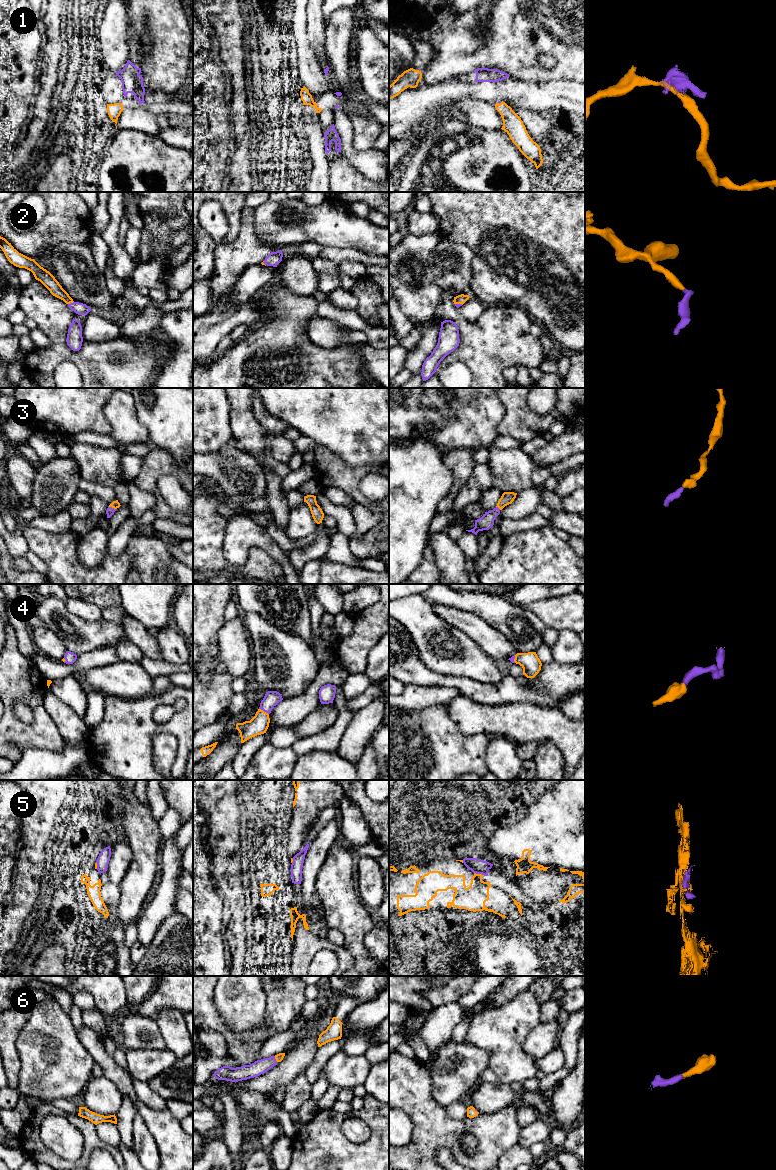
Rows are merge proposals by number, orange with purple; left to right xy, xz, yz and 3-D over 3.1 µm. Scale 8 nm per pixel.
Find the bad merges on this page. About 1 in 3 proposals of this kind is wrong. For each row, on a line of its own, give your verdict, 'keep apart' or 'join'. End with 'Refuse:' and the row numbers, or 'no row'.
1: keep apart
2: join
3: join
4: join
5: keep apart
6: join
Refuse: 1, 5

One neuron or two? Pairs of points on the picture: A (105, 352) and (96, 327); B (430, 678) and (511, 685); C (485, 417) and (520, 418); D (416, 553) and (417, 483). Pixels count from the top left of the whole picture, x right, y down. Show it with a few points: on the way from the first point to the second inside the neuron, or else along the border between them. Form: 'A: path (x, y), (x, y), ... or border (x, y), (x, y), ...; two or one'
A: border (121, 336), (105, 341), (86, 341), (83, 339); two
B: path (450, 681), (461, 683), (477, 692), (491, 693); one
C: border (498, 398), (504, 406), (500, 434); two
D: path (412, 536), (412, 500); one

